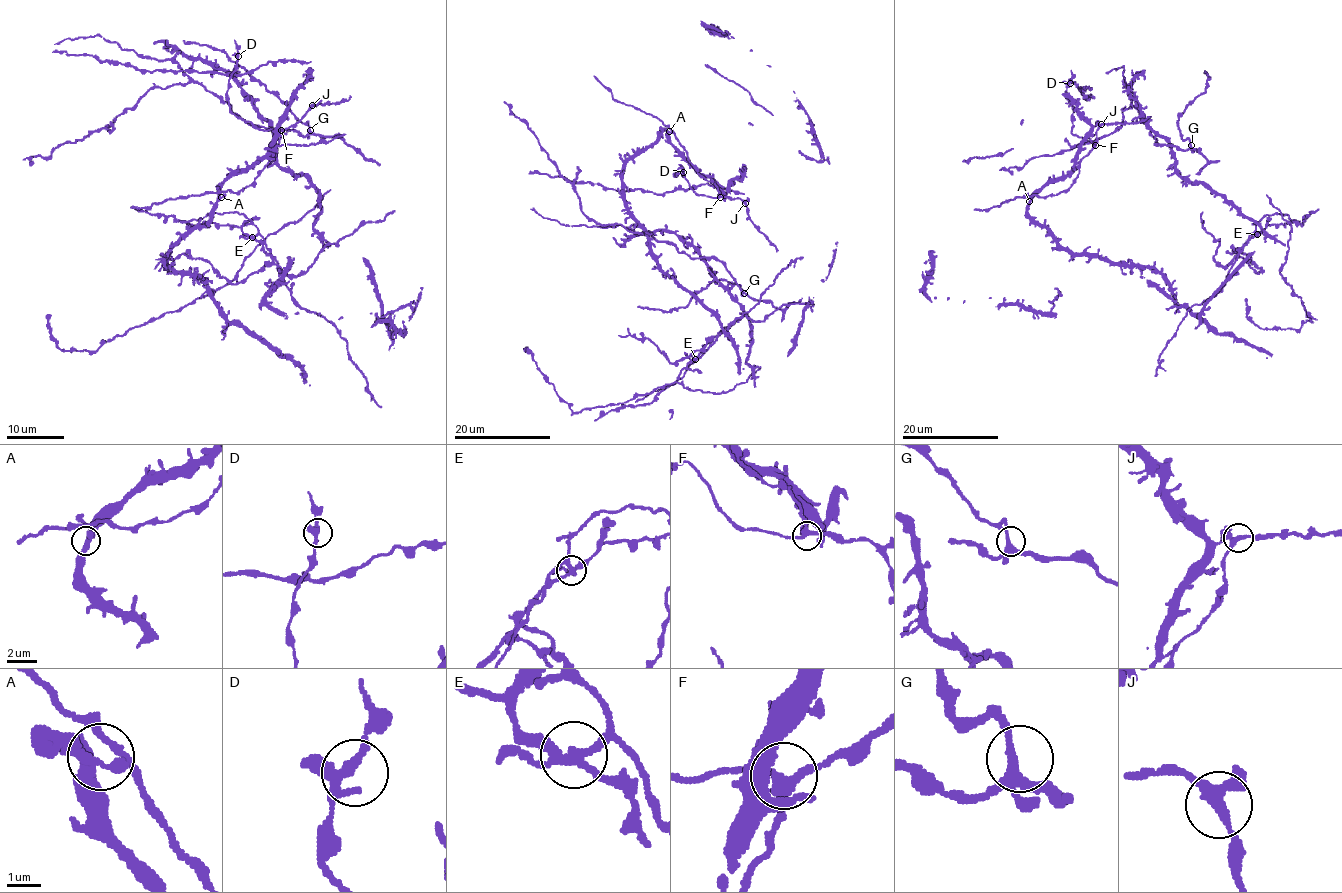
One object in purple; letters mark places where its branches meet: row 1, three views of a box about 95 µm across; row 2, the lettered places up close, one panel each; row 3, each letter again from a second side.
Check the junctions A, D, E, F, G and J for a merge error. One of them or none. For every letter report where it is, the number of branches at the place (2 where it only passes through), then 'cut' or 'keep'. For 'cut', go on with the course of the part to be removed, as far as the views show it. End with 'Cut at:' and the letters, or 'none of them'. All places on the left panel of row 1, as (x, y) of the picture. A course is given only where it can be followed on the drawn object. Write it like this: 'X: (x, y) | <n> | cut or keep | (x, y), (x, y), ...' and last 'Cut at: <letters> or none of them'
A: (221, 197) | 3 | keep
D: (238, 56) | 4 | keep
E: (252, 237) | 4 | cut | (252, 236), (264, 239), (291, 297), (339, 330), (349, 359), (381, 407)
F: (281, 130) | 3 | keep
G: (310, 130) | 4 | keep
J: (312, 105) | 3 | keep
Cut at: E

